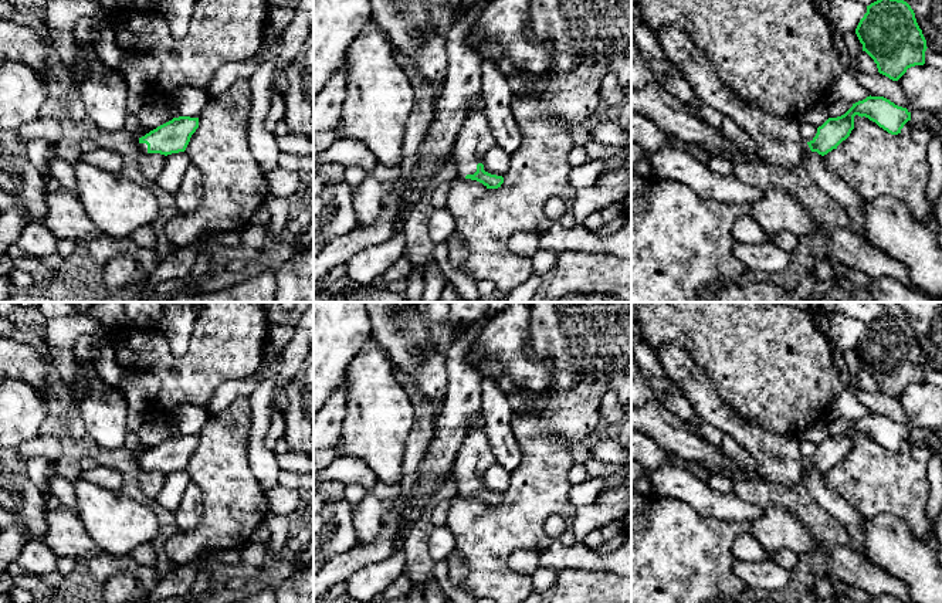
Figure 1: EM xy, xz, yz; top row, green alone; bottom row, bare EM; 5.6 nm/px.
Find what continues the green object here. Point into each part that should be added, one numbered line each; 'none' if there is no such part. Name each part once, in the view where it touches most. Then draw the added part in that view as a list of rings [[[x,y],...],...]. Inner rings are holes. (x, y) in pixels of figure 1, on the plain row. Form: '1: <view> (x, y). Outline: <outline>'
1: xz (475, 456). Outline: [[[482,428],[471,430],[457,453],[454,478],[461,497],[477,489],[477,482],[484,480],[485,471],[495,464],[488,436]]]

